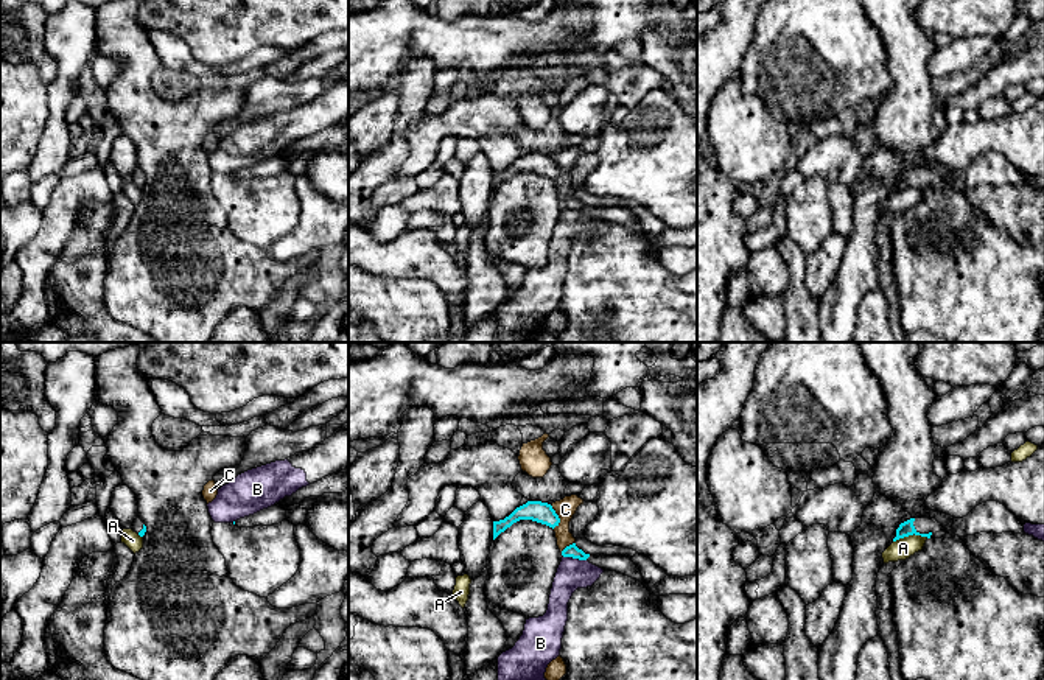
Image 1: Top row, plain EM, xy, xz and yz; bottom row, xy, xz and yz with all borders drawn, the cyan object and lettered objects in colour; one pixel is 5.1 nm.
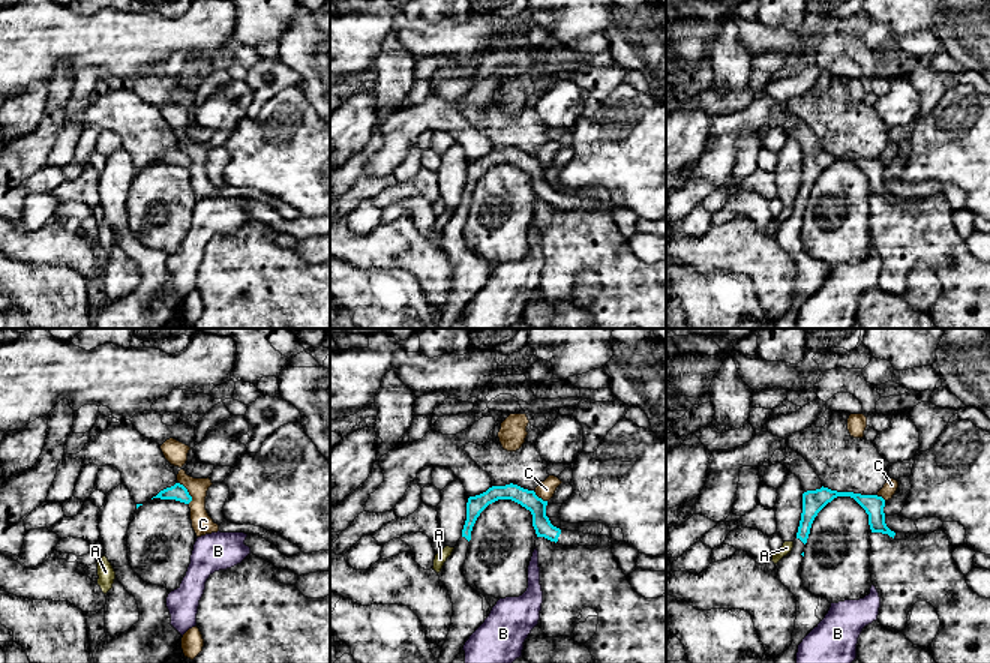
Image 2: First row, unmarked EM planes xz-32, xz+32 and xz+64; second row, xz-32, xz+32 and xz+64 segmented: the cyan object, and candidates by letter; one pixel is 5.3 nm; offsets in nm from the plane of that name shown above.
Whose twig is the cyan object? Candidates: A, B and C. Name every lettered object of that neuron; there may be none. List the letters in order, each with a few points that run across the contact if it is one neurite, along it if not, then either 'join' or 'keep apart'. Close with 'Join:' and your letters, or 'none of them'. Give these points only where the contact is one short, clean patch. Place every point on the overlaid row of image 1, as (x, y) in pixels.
A: line yz (928, 537), (909, 534), (893, 542); keep apart
B: line xz (564, 556), (585, 560); keep apart
C: line xz (550, 504), (559, 518), (554, 528); keep apart
Join: none of them

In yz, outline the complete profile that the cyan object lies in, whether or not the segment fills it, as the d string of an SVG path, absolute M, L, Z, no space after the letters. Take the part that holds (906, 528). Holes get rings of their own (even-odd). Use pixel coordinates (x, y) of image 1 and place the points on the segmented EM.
M910 518L899 524L896 529L896 537L893 542L909 537L909 535L921 535L927 538L941 538L946 535L946 531L941 523L938 523L935 518Z

